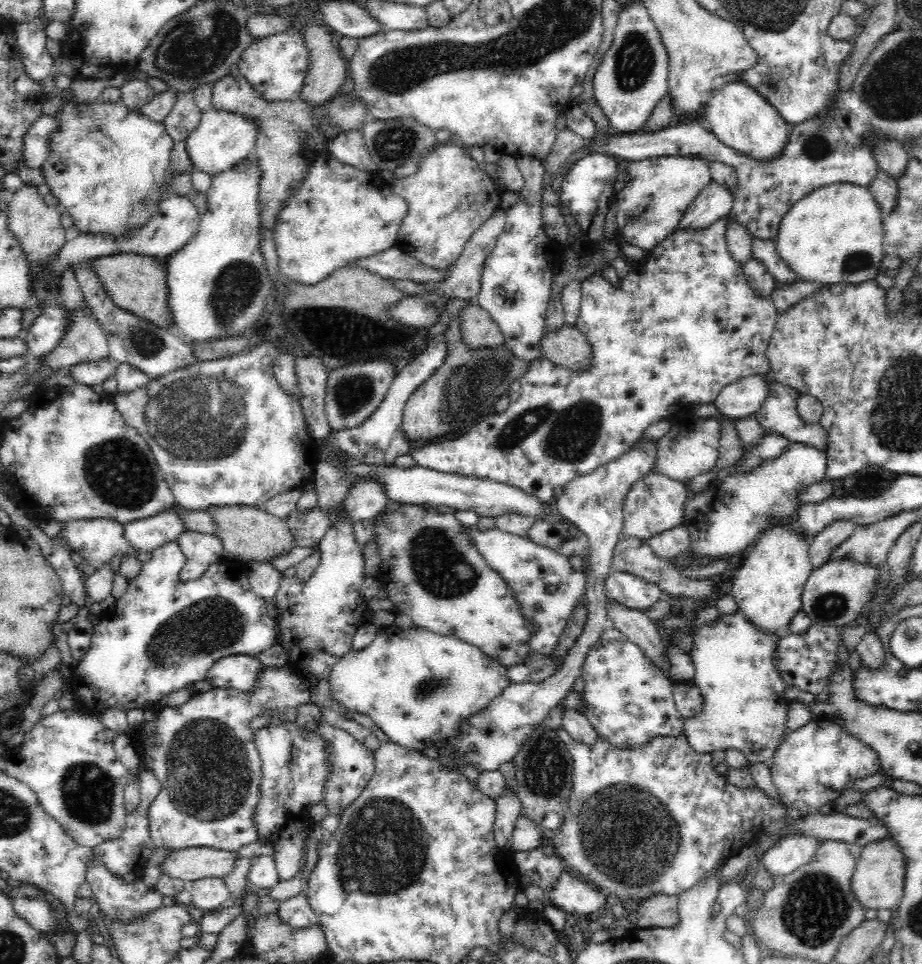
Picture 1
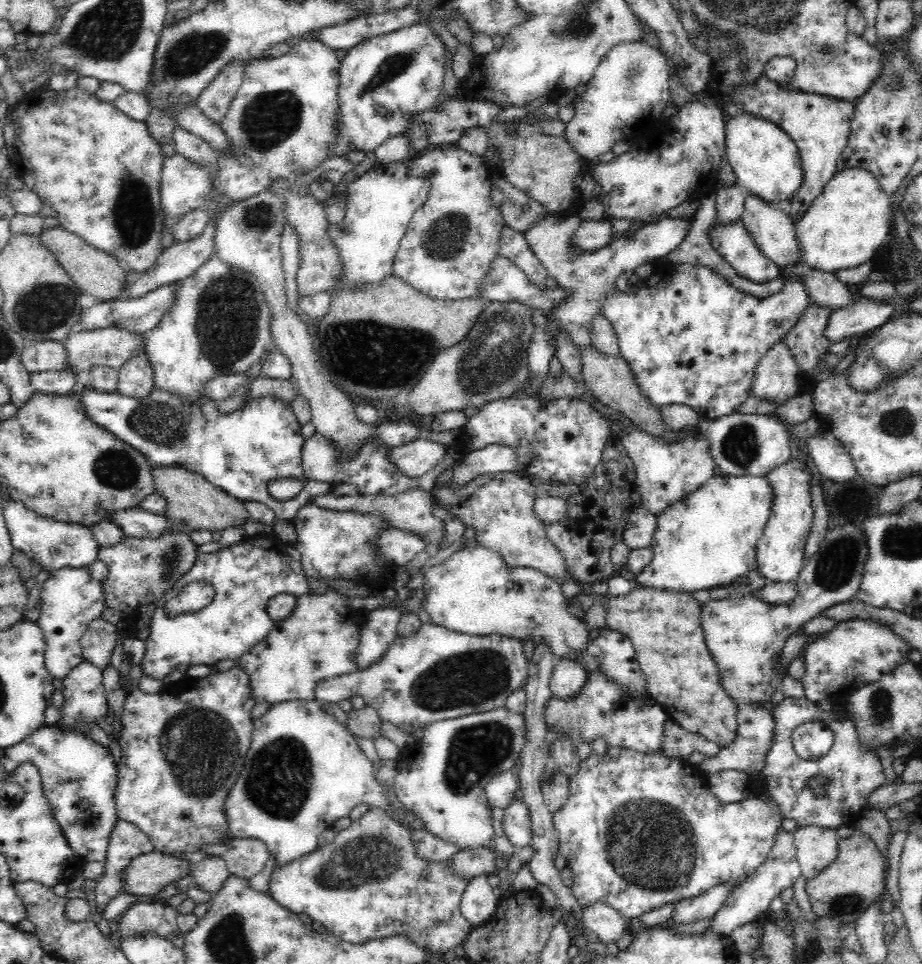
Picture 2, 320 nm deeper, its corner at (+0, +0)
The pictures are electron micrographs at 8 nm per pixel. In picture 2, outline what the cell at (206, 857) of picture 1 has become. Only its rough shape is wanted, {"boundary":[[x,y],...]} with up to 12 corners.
{"boundary":[[158,850],[122,870],[122,892],[148,896],[191,870]]}

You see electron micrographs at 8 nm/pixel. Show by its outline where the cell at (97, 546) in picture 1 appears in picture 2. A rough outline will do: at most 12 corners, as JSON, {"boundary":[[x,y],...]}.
{"boundary":[[3,500],[13,549],[34,573],[87,568],[100,547],[88,527]]}

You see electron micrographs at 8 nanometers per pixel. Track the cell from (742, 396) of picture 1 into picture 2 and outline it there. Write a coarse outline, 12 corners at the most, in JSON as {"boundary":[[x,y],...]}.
{"boundary":[[782,337],[759,360],[751,394],[782,405],[801,370]]}

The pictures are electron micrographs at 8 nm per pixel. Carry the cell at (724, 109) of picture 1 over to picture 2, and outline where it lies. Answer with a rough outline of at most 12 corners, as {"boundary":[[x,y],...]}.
{"boundary":[[740,112],[725,124],[739,186],[775,207],[803,181],[784,129]]}

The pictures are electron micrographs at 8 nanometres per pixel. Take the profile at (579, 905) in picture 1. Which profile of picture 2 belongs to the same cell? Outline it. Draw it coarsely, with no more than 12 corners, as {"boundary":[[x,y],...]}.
{"boundary":[[606,903],[583,907],[583,921],[605,945],[629,919]]}

